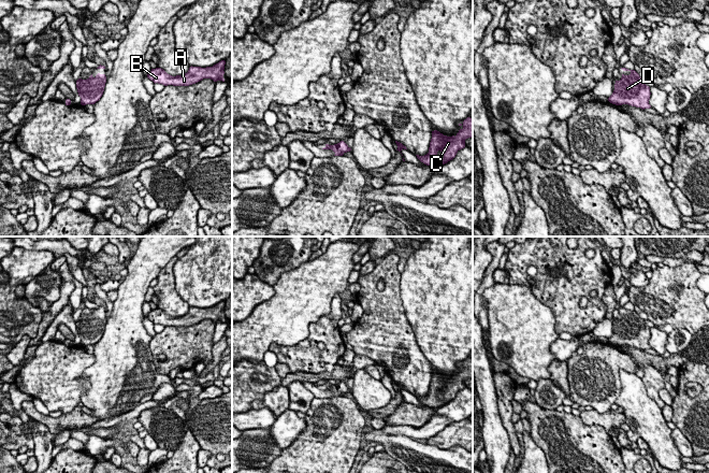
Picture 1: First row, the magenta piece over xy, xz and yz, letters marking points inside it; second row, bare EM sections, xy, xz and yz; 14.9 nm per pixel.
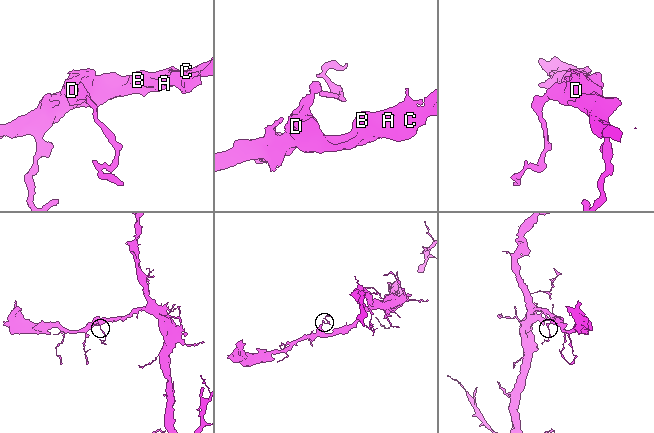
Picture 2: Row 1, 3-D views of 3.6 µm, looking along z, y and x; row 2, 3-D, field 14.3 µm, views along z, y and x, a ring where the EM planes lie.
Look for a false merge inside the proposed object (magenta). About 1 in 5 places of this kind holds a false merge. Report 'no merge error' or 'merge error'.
no merge error

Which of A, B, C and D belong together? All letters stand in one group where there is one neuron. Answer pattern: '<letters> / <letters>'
A B C D

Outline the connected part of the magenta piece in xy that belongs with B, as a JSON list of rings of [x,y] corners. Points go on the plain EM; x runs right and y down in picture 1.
[[[221,301],[213,307],[190,307],[188,313],[184,316],[172,317],[168,315],[163,310],[156,309],[151,310],[151,312],[147,315],[147,318],[153,321],[155,325],[162,325],[164,327],[173,326],[173,327],[189,327],[196,325],[203,319],[211,319],[214,322],[222,321],[225,322],[225,305],[226,302]]]

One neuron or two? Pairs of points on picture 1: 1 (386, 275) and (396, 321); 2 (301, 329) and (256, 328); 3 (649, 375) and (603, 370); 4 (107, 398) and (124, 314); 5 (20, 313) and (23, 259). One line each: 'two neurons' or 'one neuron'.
1: one neuron
2: one neuron
3: one neuron
4: one neuron
5: one neuron

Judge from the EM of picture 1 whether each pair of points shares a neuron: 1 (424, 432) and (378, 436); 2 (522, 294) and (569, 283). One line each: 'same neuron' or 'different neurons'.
1: different neurons
2: different neurons

